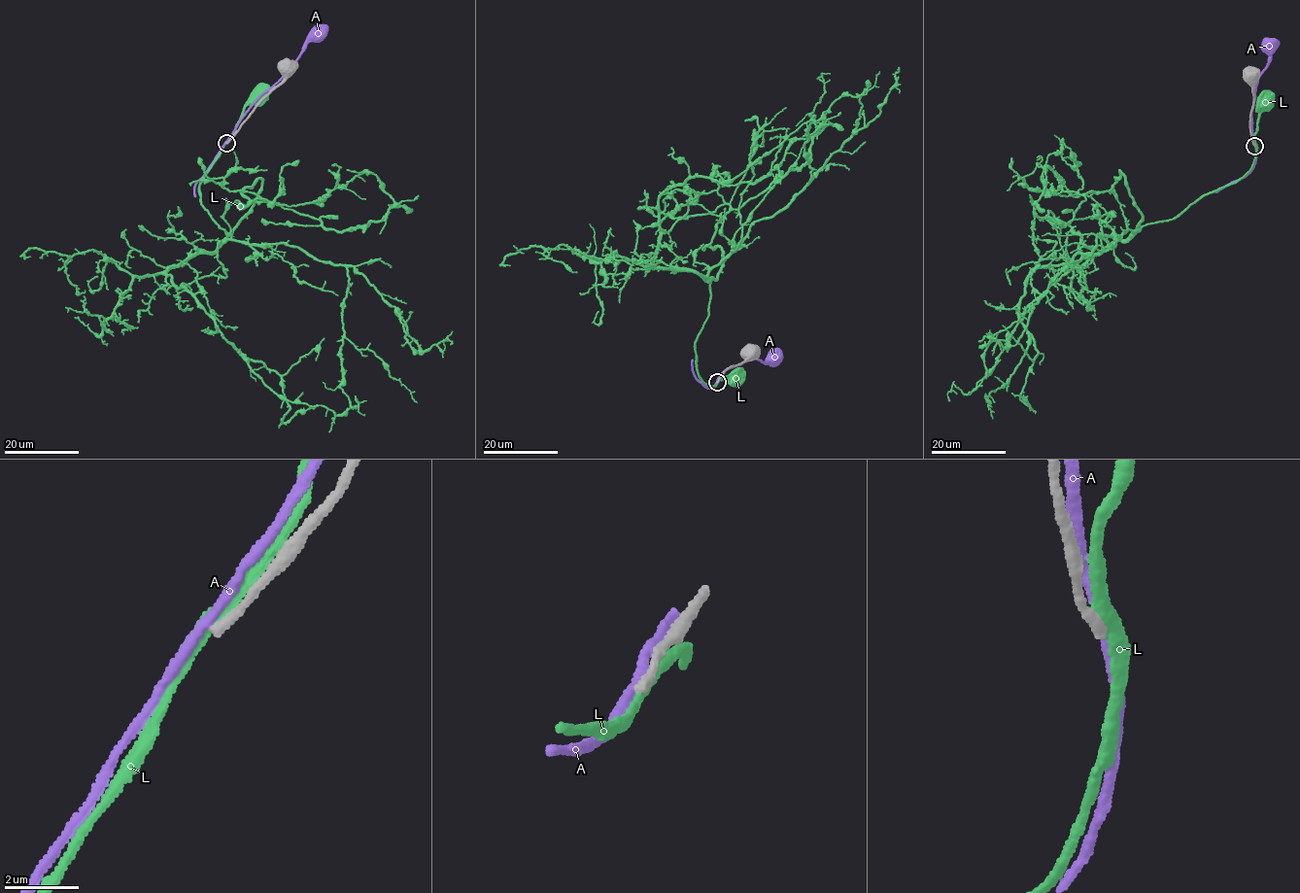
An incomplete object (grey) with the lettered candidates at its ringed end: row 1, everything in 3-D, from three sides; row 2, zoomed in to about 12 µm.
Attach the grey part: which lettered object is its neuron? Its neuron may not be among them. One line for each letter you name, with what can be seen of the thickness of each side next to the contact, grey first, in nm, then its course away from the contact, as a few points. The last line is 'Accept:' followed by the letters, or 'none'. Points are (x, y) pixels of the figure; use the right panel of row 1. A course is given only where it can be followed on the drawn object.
Accept: none

